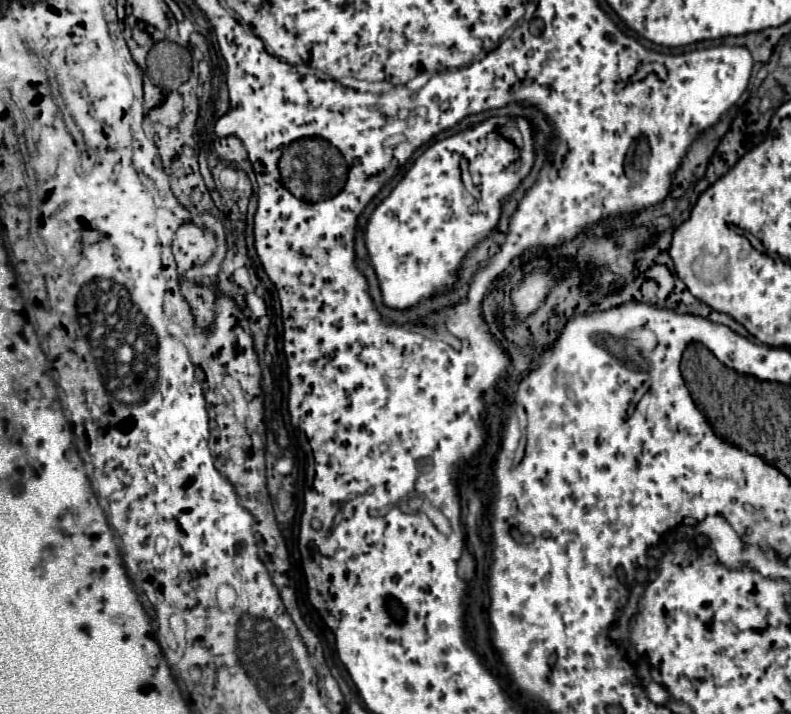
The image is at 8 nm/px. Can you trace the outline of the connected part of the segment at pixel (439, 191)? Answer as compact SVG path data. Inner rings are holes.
M488 118L486 122L476 124L474 128L444 138L432 144L406 172L406 176L398 182L398 186L390 192L390 196L374 210L366 226L366 248L370 260L374 264L380 290L386 306L390 308L410 308L420 300L428 298L430 292L442 292L446 286L456 282L456 268L460 260L472 250L480 240L484 240L500 218L502 200L522 182L526 174L506 174L504 168L520 158L516 150L517 144L523 142L522 135L516 128L516 119L509 118L507 124L496 130L496 126L504 124L504 118Z

